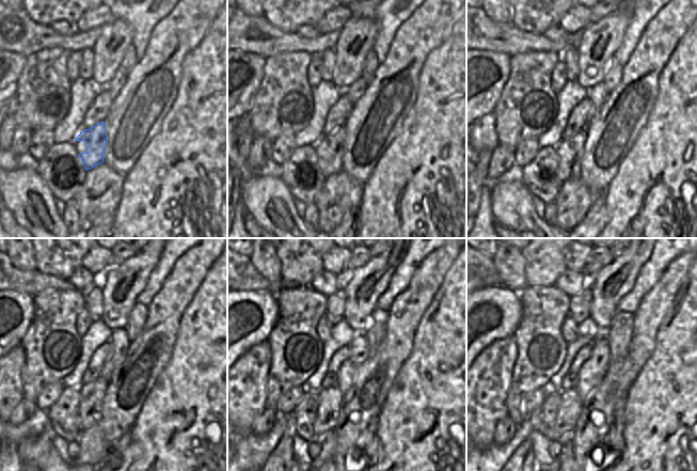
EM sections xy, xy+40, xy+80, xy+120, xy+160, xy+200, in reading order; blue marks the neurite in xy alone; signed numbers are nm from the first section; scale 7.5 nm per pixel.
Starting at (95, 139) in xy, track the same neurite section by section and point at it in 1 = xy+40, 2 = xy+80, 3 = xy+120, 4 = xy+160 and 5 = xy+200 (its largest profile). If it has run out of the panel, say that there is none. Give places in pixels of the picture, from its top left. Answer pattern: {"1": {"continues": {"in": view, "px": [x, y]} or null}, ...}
{"1": {"continues": {"in": "xy+40", "px": [330, 162]}}, "2": {"continues": {"in": "xy+80", "px": [569, 162]}}, "3": {"continues": {"in": "xy+120", "px": [90, 406]}}, "4": {"continues": {"in": "xy+160", "px": [329, 410]}}, "5": {"continues": {"in": "xy+200", "px": [570, 407]}}}

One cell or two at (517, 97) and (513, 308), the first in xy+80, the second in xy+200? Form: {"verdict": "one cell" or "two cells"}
{"verdict": "two cells"}

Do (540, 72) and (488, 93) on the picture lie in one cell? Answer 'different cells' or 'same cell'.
different cells

